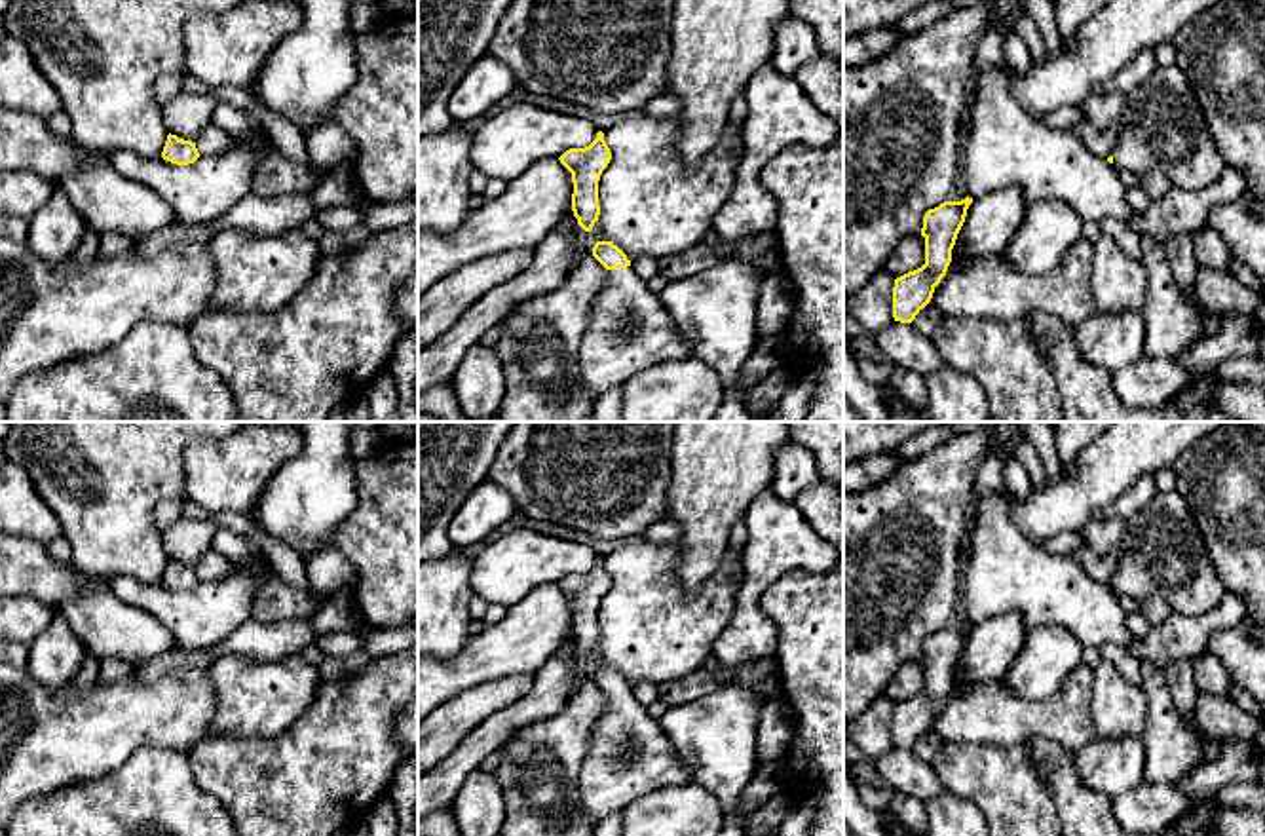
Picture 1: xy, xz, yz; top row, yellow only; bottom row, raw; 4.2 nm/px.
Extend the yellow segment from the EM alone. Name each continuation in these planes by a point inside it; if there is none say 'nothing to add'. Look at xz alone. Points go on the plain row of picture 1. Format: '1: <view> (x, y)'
1: xz (629, 755)

